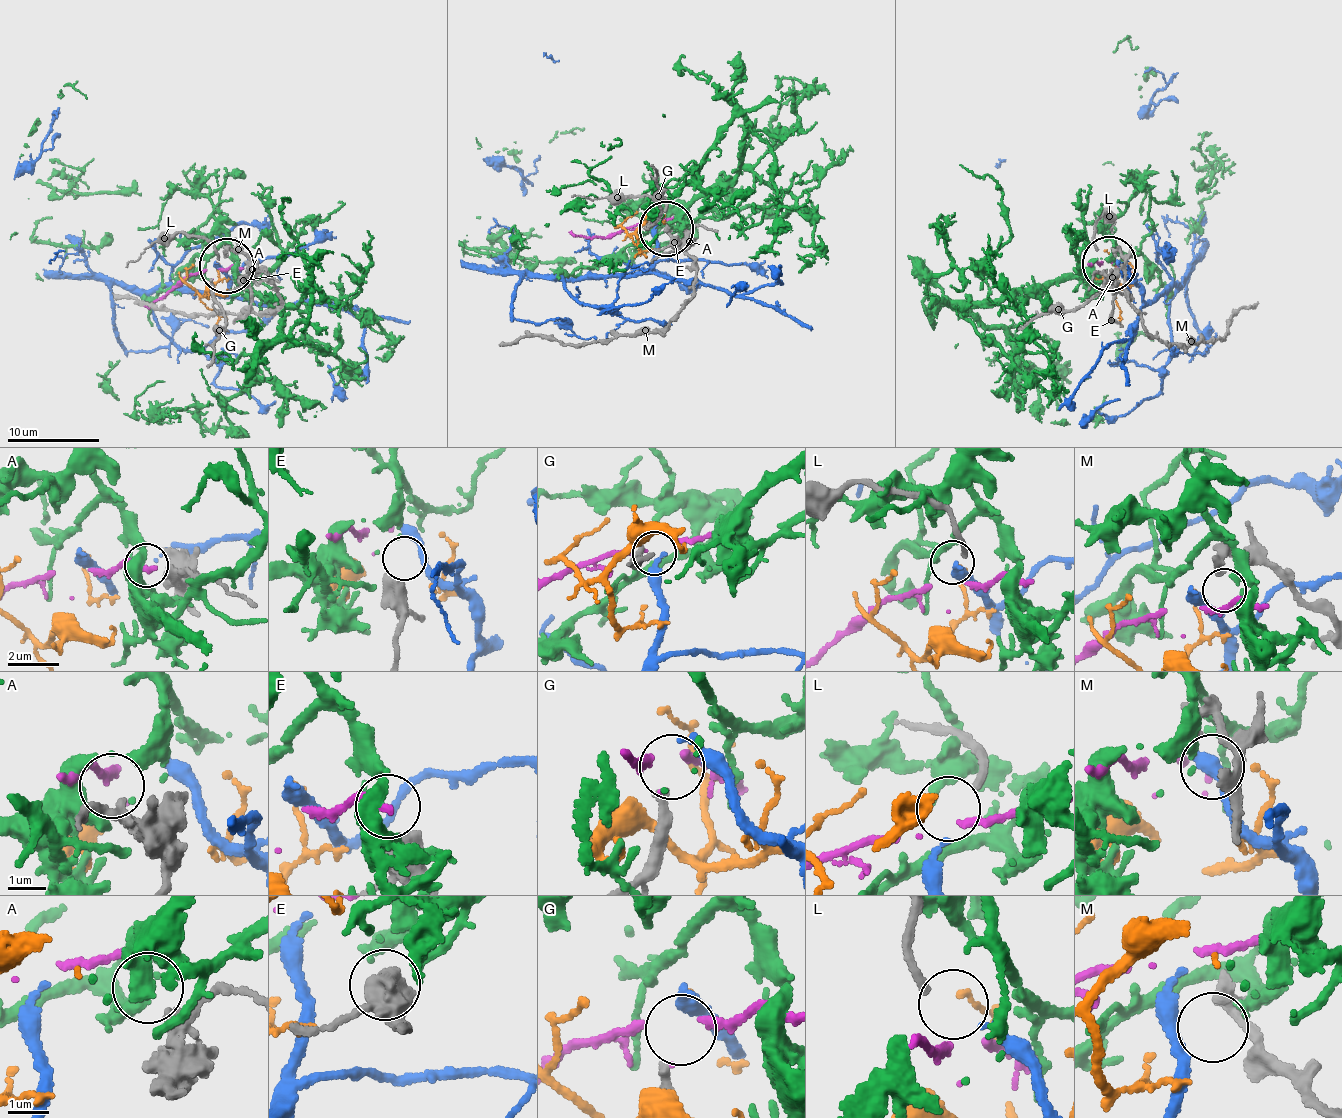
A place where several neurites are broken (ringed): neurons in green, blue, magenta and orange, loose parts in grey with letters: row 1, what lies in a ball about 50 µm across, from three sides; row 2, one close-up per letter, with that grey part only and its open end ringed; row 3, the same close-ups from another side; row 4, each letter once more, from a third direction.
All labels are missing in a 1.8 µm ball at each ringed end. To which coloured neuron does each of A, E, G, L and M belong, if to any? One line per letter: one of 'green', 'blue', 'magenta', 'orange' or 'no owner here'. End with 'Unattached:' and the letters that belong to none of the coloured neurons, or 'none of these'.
A: no owner here
E: no owner here
G: blue
L: no owner here
M: no owner here
Unattached: A, E, L, M

